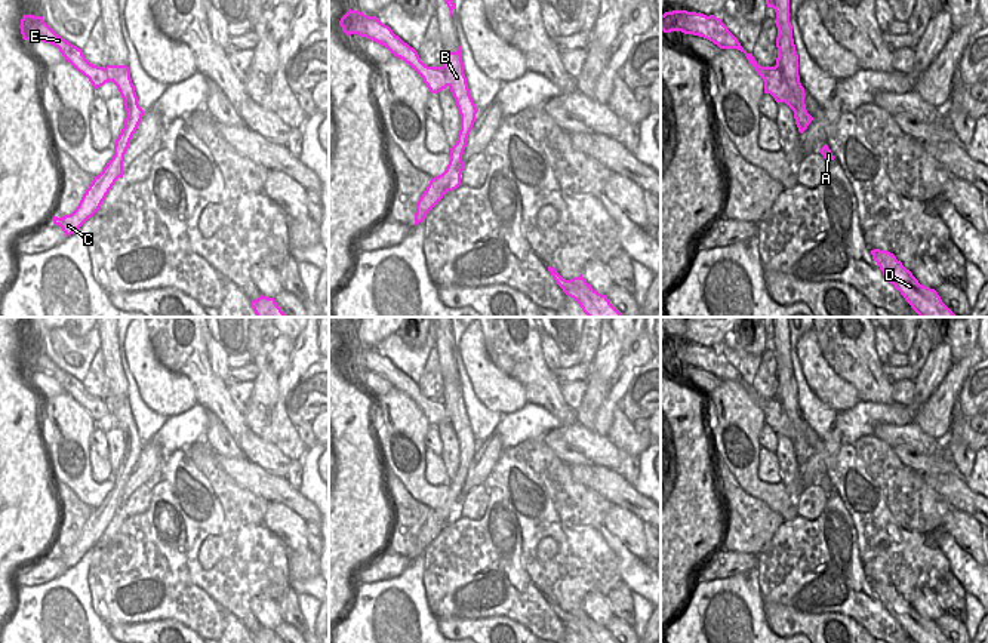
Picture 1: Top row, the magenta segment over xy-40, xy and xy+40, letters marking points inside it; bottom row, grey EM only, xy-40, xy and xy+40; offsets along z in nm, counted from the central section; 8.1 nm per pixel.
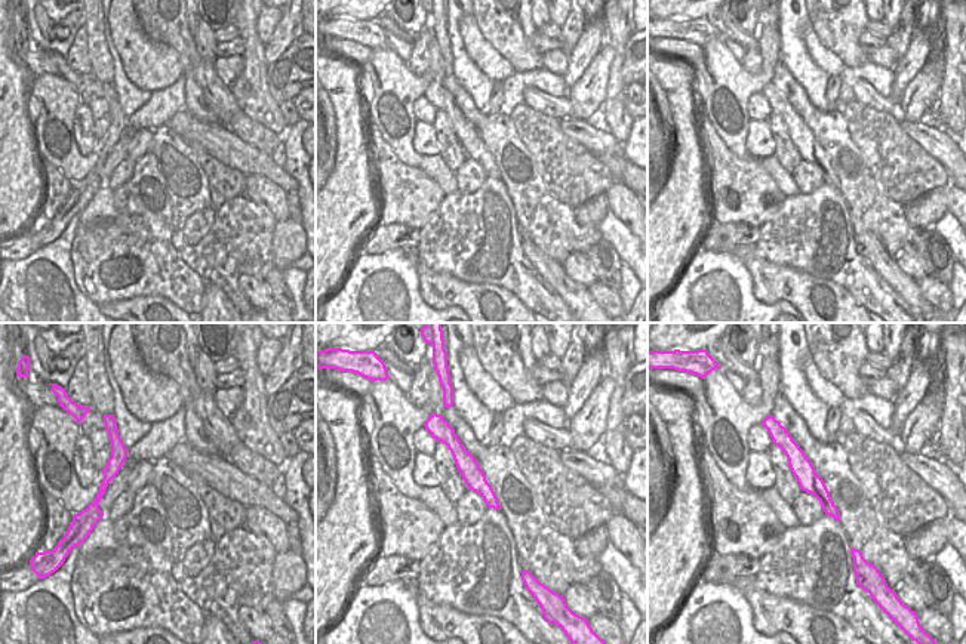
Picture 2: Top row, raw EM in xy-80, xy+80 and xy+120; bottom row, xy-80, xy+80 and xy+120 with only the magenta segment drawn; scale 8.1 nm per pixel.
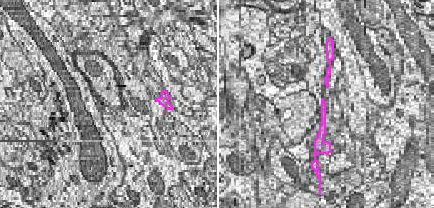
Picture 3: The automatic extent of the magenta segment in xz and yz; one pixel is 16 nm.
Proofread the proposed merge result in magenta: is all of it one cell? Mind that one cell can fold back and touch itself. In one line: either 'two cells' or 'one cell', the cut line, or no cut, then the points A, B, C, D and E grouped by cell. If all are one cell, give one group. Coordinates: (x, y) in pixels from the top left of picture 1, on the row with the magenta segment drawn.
two cells | xy+40 (775, 65), (794, 97), (794, 111) | A D E / B C

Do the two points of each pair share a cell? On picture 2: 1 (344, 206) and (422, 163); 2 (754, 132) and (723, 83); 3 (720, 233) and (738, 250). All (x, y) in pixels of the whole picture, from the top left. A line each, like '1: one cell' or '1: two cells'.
1: two cells
2: two cells
3: two cells

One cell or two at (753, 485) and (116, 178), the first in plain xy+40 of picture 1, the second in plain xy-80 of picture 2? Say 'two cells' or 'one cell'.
two cells

